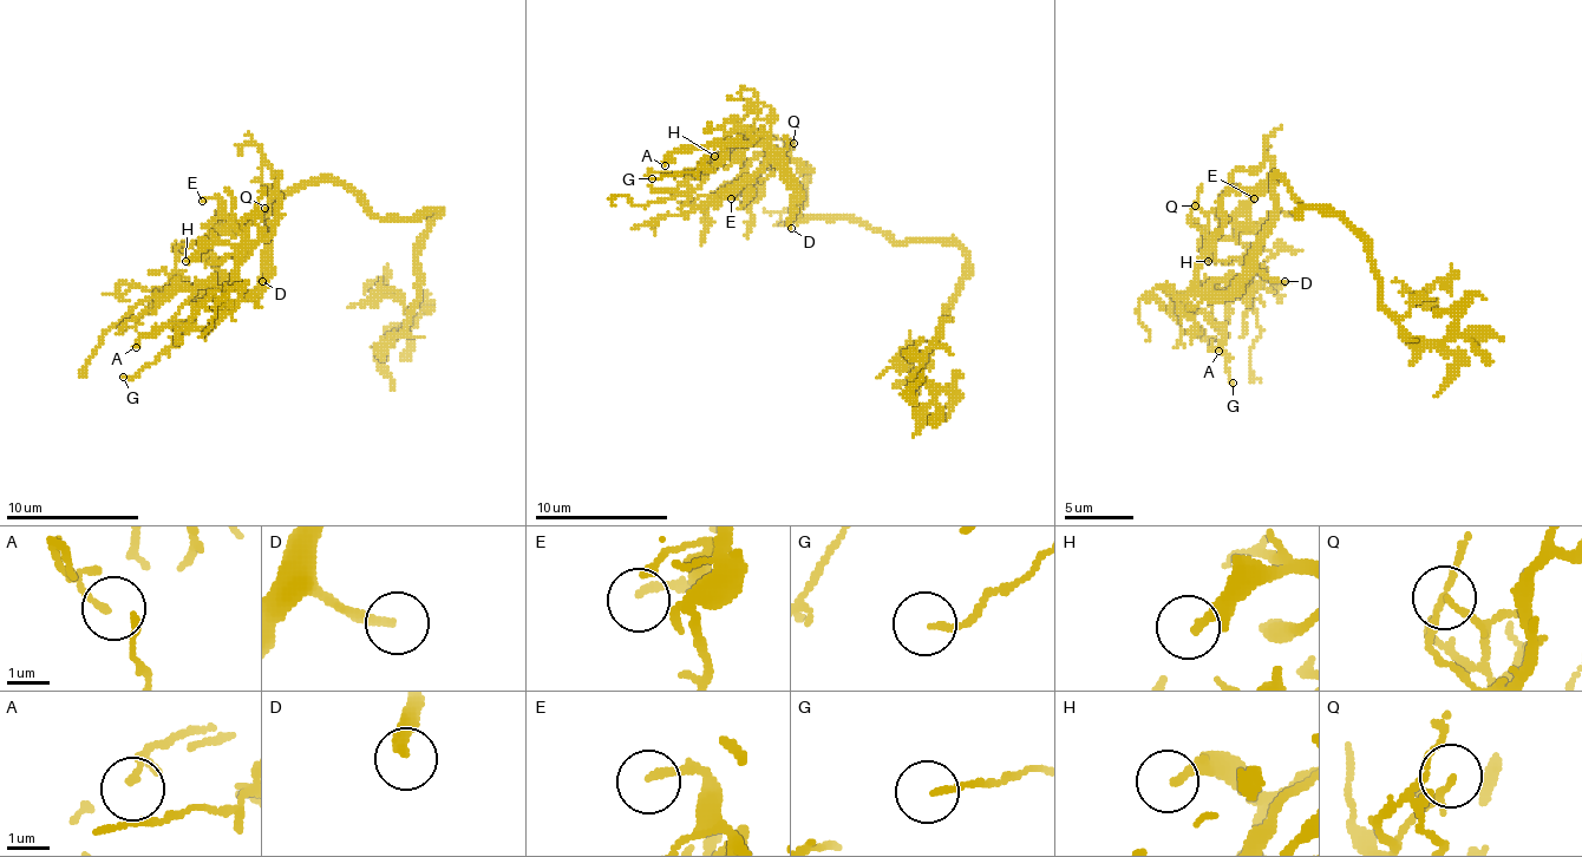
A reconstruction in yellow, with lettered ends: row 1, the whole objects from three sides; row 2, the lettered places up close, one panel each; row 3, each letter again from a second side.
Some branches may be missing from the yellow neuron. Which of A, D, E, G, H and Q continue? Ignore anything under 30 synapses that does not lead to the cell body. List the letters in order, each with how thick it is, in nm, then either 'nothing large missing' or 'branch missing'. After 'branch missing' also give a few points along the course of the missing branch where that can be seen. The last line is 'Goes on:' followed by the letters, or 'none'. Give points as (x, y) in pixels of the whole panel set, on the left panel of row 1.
A: calibre 130 nm; nothing large missing
D: calibre 240 nm; branch missing; course (262, 281), (295, 274), (367, 320), (387, 320), (404, 300), (328, 393), (338, 433), (314, 452), (288, 450)
E: calibre 180 nm; nothing large missing
G: calibre 120 nm; nothing large missing
H: calibre 240 nm; nothing large missing
Q: calibre 80 nm; nothing large missing
Goes on: D

